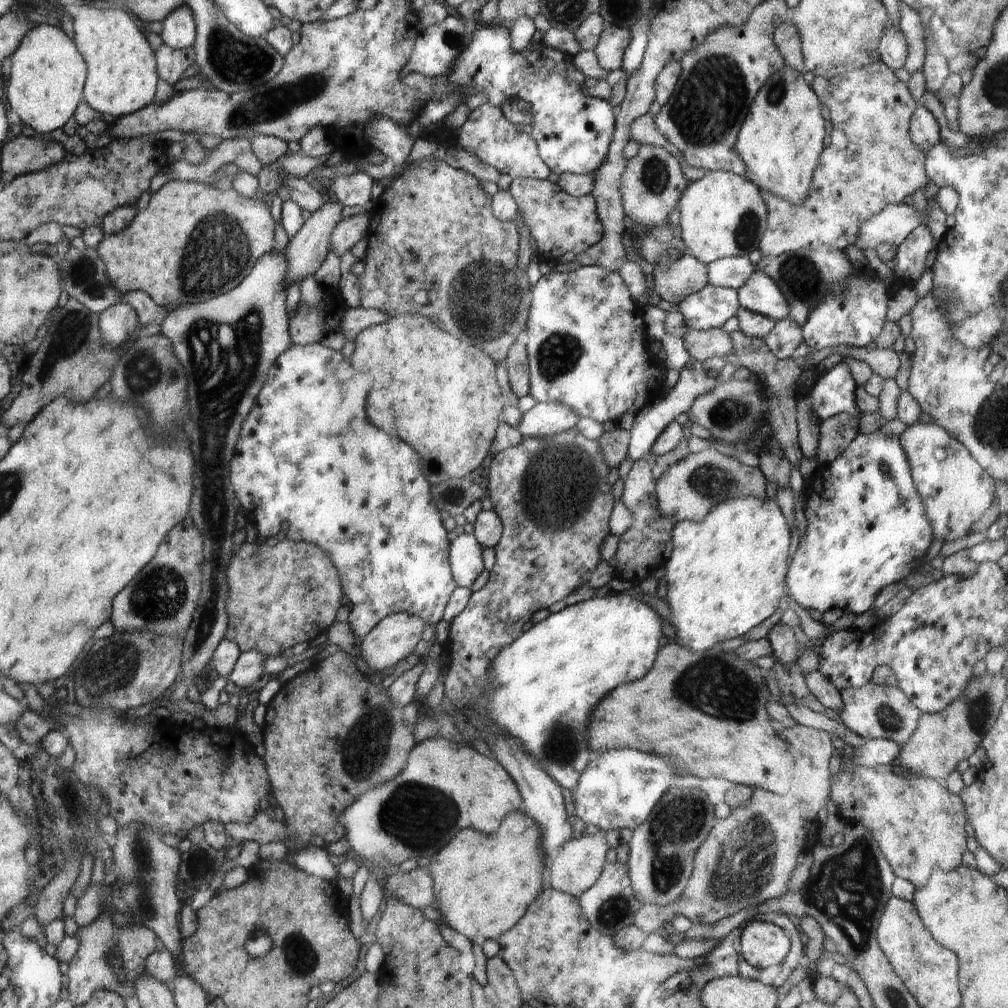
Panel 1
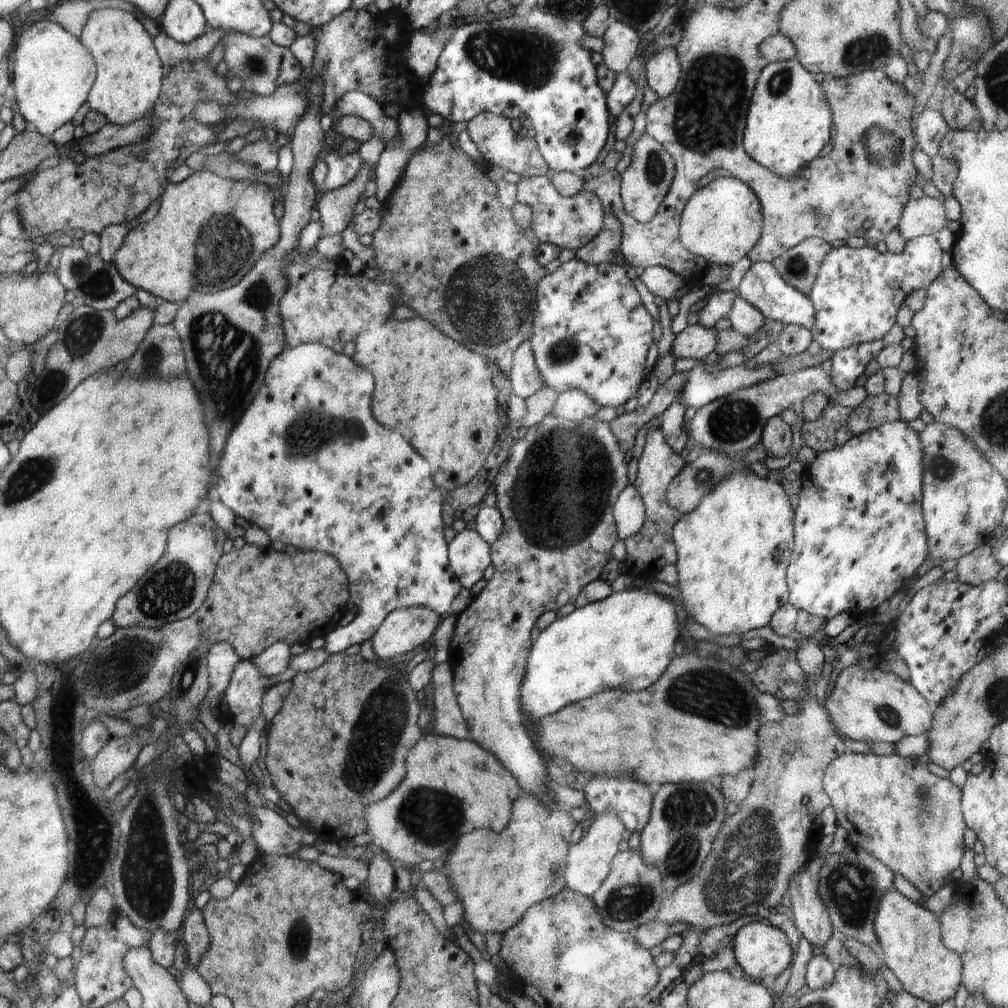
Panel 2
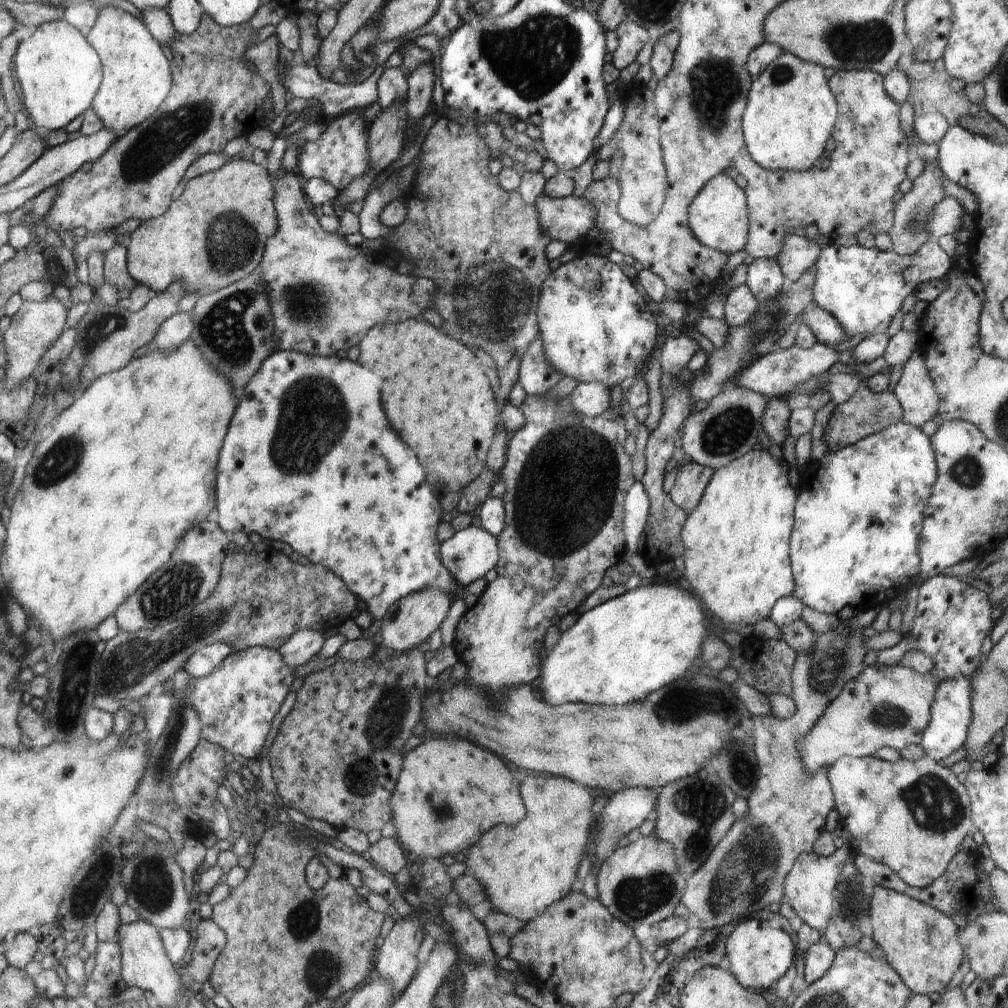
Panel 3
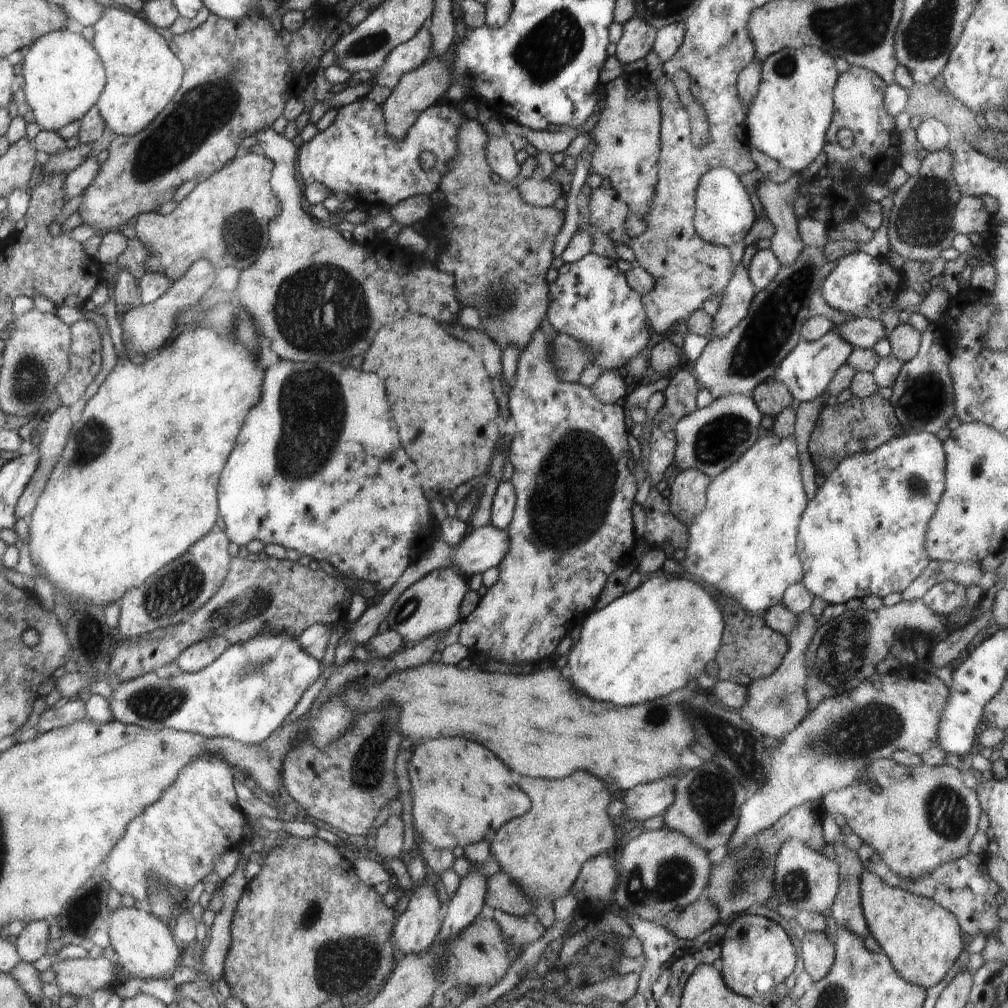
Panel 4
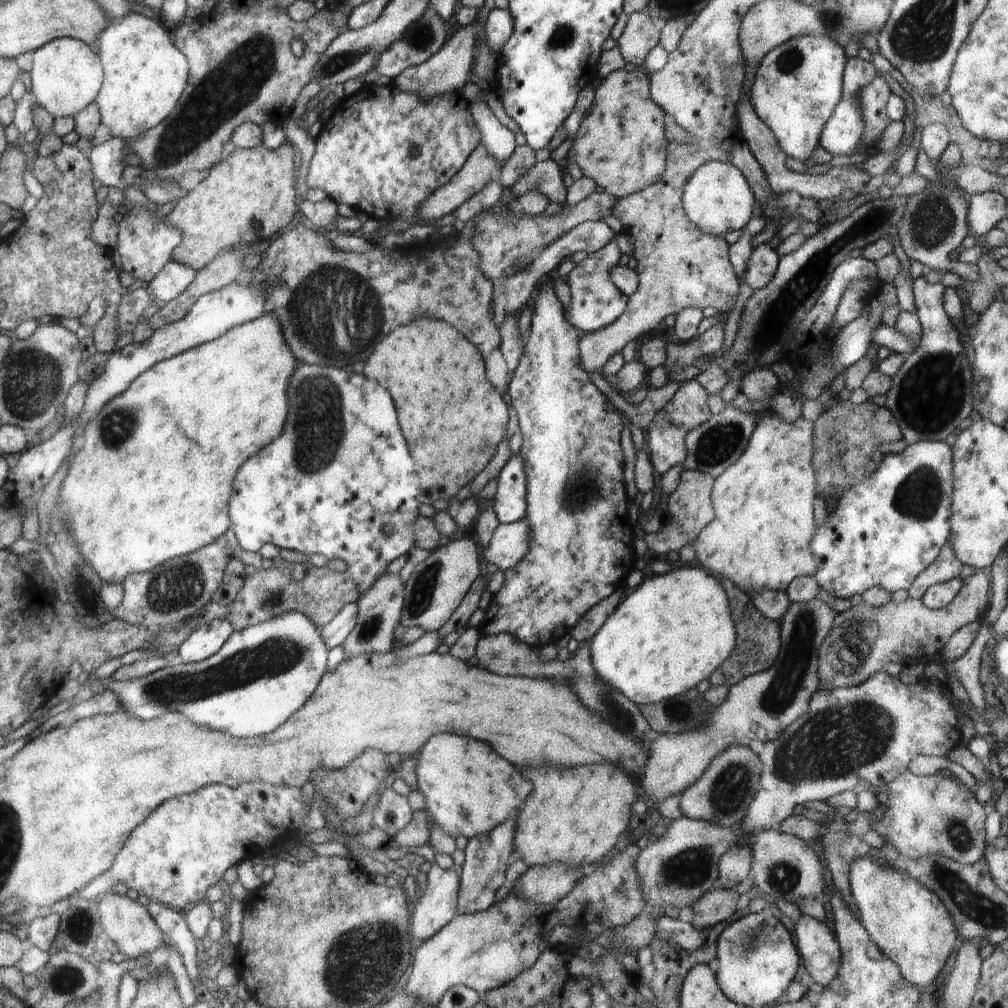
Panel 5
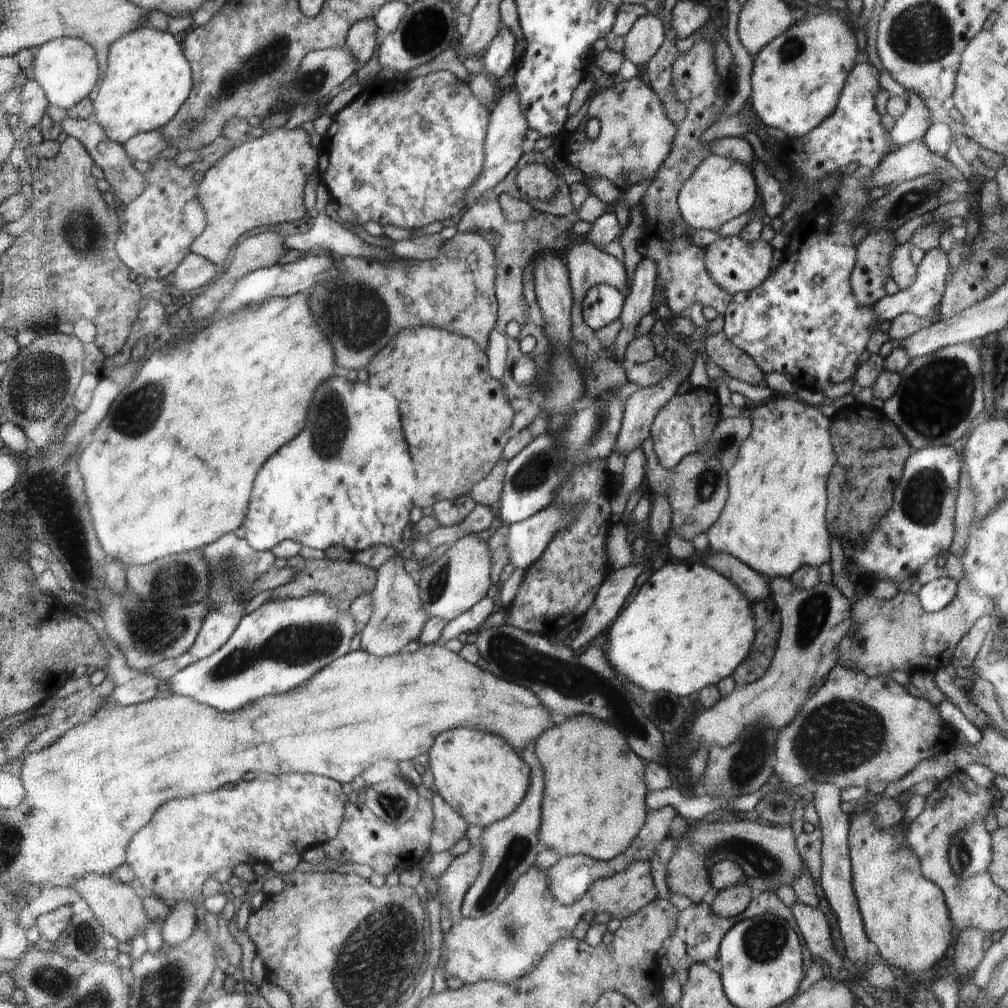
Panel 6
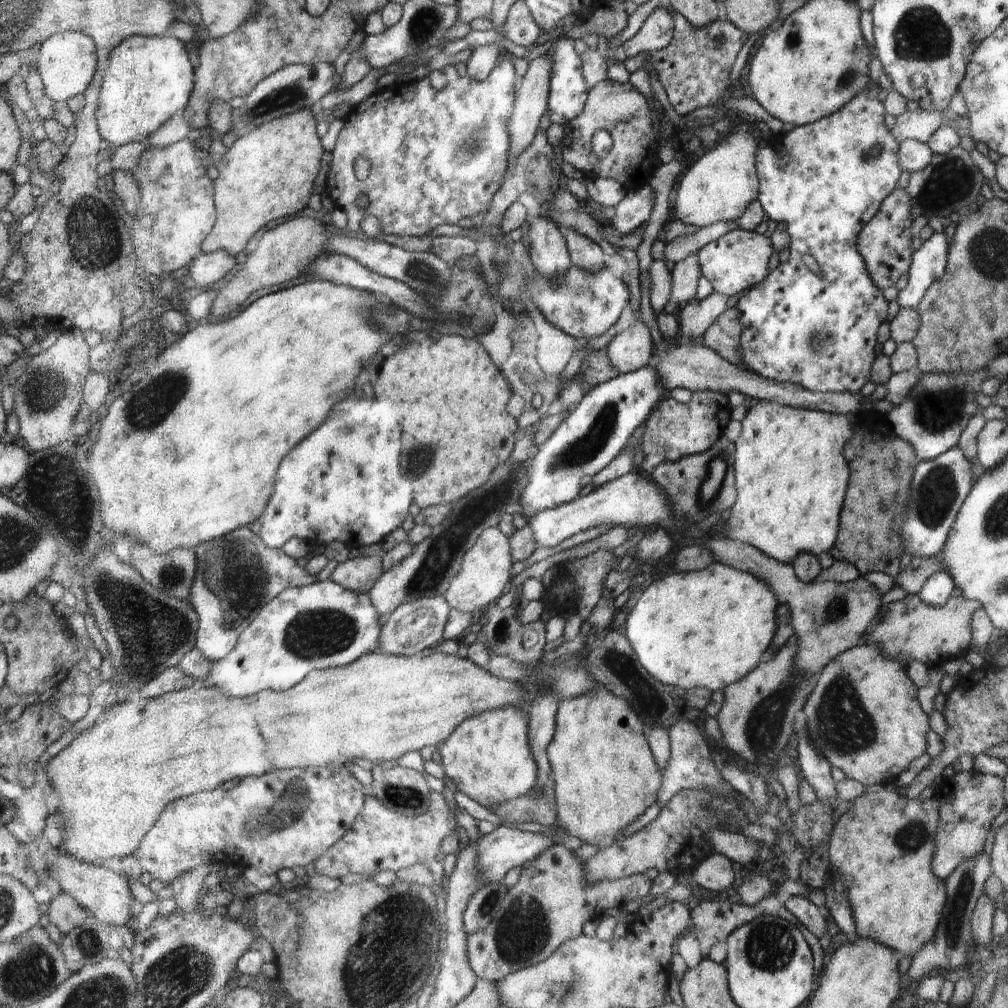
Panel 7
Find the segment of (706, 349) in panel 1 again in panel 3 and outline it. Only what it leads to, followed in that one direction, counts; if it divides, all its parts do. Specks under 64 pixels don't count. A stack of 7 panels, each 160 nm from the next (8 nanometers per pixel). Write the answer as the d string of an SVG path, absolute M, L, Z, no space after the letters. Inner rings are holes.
M684 335L678 338L668 336L660 352L661 369L674 378L678 377L698 347L694 339Z

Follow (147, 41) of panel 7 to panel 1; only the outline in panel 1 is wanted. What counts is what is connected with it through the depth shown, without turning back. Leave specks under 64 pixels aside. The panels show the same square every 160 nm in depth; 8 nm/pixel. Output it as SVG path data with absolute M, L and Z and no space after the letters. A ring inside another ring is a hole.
M82 6L74 16L74 36L88 64L84 100L89 107L100 115L117 119L150 106L156 94L158 64L150 44L124 12Z

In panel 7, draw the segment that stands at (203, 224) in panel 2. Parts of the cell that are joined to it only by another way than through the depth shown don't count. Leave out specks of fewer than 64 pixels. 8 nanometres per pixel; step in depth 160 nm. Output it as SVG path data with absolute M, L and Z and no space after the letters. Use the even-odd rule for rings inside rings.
M309 108L249 129L235 140L216 164L219 174L215 179L215 201L219 218L204 240L204 252L225 250L237 258L250 236L262 226L304 210L313 194L312 184L324 151Z

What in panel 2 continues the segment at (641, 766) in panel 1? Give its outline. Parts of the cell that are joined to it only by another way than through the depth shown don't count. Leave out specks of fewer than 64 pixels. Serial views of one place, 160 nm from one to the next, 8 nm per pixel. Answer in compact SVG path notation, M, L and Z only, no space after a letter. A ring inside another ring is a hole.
M594 776L588 780L584 792L594 816L614 811L632 832L642 830L651 818L654 796L650 788L630 778Z

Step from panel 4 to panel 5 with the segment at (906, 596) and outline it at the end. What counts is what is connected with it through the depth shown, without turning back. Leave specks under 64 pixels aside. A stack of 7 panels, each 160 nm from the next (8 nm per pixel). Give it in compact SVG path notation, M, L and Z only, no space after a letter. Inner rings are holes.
M950 540L946 541L936 560L914 579L909 590L909 597L921 600L929 586L959 577L962 565L955 555L952 543Z

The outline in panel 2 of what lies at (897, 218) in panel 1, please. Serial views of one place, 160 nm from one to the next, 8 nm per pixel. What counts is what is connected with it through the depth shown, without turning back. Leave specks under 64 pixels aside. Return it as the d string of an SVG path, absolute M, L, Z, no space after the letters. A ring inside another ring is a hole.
M924 195L908 200L903 218L897 229L909 241L922 235L936 236L948 224L947 208L944 202Z

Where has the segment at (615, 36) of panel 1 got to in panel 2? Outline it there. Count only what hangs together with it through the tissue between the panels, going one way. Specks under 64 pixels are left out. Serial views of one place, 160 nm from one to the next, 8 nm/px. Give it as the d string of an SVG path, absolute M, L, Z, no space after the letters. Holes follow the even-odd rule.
M612 20L604 33L603 63L612 72L621 73L631 68L631 60L636 56L640 34L626 23Z

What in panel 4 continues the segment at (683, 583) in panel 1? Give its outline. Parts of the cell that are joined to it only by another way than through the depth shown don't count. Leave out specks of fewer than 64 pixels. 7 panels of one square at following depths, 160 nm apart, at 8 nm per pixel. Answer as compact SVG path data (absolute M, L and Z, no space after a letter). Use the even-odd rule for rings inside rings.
M762 431L742 458L711 479L705 510L688 526L685 559L682 562L674 558L666 559L663 570L667 574L688 572L694 580L710 582L751 613L761 614L773 604L780 603L787 588L802 581L805 575L802 562L796 554L798 524L808 506L800 470L801 462L794 436L781 438L773 431Z

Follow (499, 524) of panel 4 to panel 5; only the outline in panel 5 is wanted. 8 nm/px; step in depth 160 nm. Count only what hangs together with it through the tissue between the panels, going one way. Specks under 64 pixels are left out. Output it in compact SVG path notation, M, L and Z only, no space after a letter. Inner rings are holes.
M520 453L511 456L497 476L492 507L500 523L515 523L526 518L528 480L525 458Z

